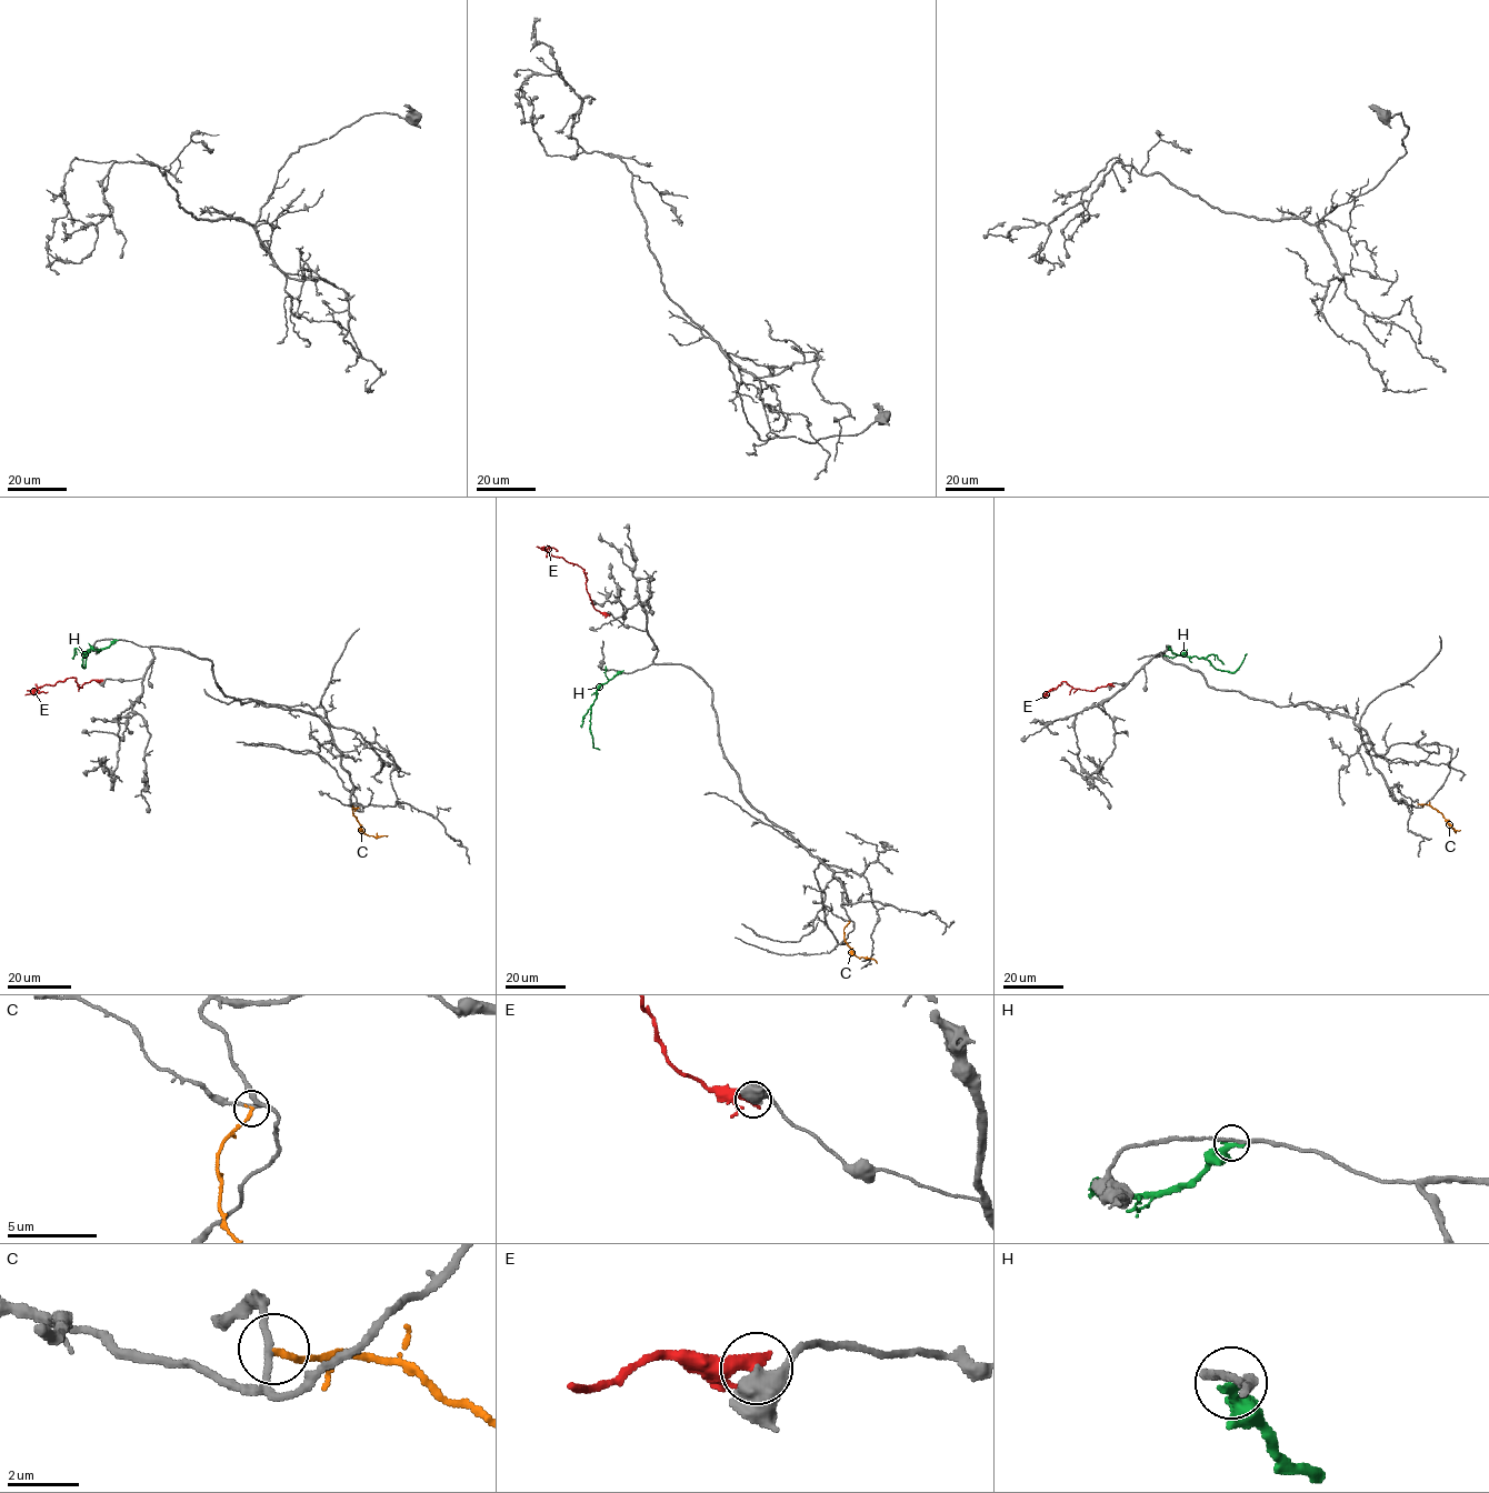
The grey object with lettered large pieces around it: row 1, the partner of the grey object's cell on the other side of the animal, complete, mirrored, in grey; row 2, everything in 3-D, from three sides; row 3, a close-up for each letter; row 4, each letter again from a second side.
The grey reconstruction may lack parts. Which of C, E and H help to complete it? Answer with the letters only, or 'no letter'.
no letter

